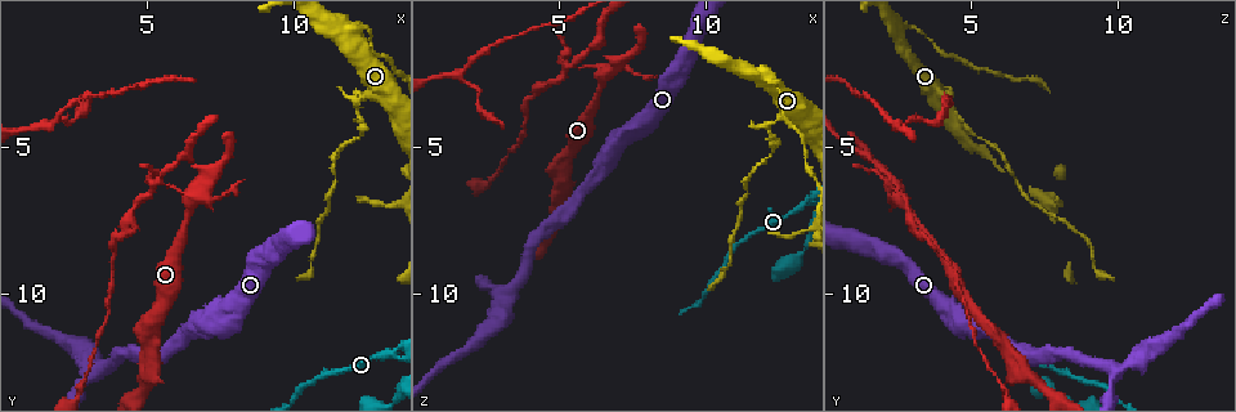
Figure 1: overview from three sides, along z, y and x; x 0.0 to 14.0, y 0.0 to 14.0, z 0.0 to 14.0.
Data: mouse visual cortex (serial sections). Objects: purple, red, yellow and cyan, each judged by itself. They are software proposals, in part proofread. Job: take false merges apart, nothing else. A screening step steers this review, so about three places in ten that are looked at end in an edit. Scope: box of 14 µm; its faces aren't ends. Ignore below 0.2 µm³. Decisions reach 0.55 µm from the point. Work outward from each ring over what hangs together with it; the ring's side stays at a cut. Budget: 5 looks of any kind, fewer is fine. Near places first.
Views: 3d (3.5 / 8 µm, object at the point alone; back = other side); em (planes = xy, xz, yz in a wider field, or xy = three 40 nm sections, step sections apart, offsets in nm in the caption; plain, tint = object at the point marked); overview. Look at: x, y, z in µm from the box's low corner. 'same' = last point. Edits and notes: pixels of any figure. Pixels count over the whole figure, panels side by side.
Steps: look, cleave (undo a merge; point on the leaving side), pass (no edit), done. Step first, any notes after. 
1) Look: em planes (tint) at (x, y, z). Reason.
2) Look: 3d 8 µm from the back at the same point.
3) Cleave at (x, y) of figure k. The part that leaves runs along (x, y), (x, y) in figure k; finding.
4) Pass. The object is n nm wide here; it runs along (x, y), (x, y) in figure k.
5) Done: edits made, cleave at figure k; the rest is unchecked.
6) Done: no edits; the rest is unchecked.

Look: 3d 3.5 µm at (11.8, 1.5, 2.7). Sharp bend.

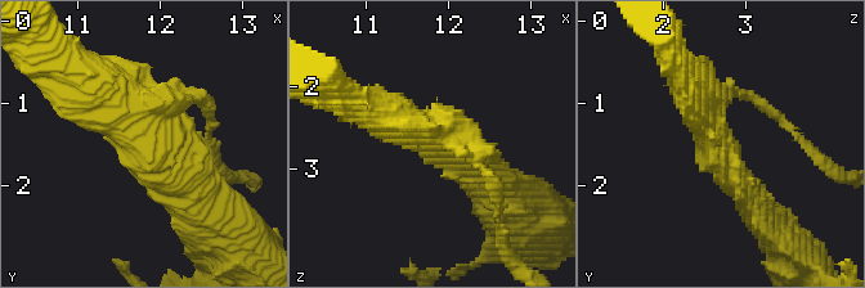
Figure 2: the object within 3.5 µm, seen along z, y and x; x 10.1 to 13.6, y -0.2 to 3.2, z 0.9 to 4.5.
Look: em xy step 1 (tint) at (11.90, 1.45, 2.60).

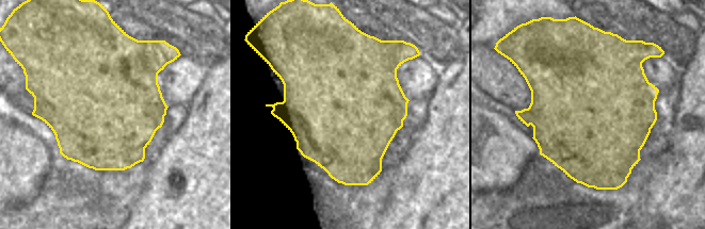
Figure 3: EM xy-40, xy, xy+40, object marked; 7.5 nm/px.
Pass. It runs along (193, 203), (151, 136), (86, 81) in figure 2; all the same cell.

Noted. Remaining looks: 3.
Look: 3d 3.5 µm at (12.1, 3.4, 4.3).

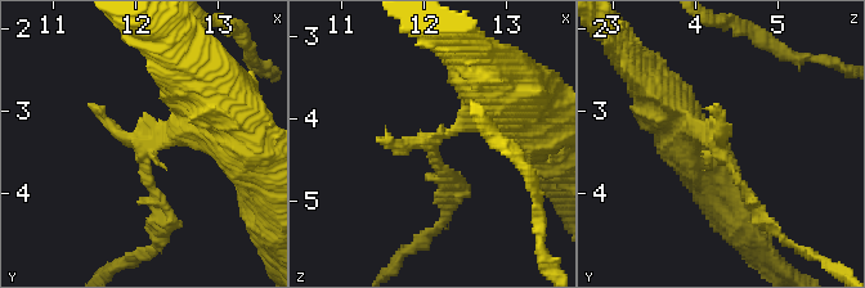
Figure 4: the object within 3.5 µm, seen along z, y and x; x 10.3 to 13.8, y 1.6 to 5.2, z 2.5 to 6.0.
Look: em xy step 1 (tint) at (12.10, 3.30, 4.20).

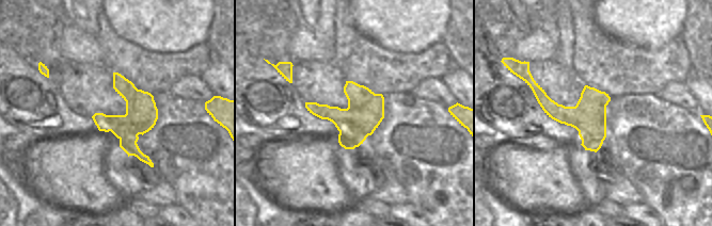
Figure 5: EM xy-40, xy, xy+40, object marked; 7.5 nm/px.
Look: em xy step 2 (tint) at the same point. Cut it another way.

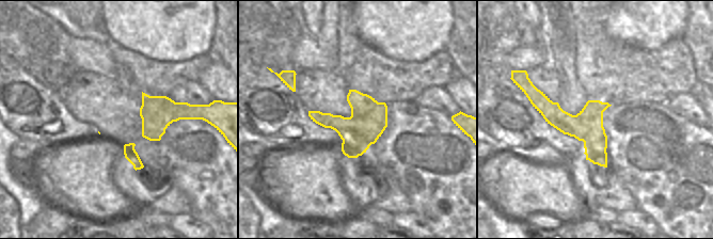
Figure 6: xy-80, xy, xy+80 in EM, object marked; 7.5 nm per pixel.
Cleave at (412, 140) of figure 4. The part that leaves runs along (453, 130), (430, 140), (449, 193) in figure 4; two cells meet here.

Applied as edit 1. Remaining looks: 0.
Done: edits made, cleave at figure 4; the rest is unchecked.

